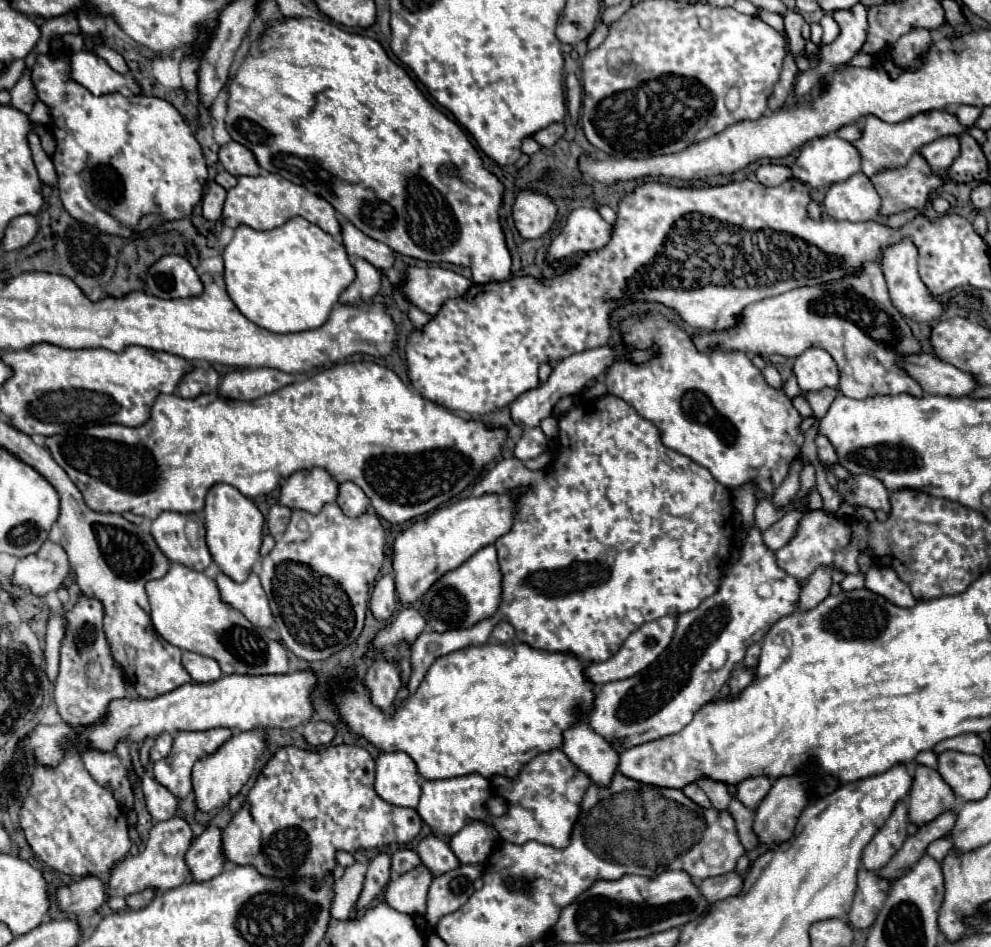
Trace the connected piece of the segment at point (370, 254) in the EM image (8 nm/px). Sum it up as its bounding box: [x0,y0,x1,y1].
[342,221,394,269]

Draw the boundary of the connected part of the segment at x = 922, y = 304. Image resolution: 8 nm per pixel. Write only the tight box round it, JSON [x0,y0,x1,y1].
[882,239,946,323]

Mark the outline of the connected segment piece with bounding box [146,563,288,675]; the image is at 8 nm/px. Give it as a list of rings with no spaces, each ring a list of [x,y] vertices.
[[[172,563],[168,573],[160,579],[152,579],[146,585],[148,601],[152,607],[152,625],[156,633],[168,643],[194,651],[204,657],[218,661],[224,675],[282,675],[288,673],[288,653],[286,649],[268,639],[266,633],[252,623],[234,607],[222,601],[216,581],[188,569],[186,565]]]

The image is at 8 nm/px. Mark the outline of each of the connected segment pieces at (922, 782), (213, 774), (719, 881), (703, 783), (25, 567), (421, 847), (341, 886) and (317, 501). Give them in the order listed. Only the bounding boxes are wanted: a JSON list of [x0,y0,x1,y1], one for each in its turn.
[[908,765,956,825],[192,729,266,811],[700,871,744,903],[698,777,730,811],[12,541,70,597],[416,835,460,875],[332,863,366,921],[280,467,340,513]]

